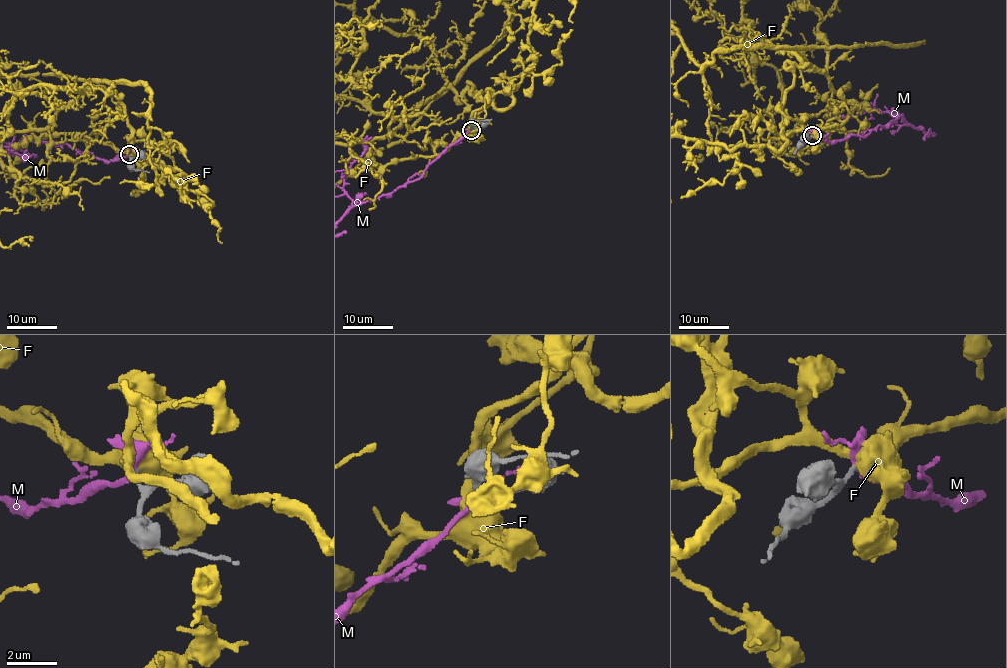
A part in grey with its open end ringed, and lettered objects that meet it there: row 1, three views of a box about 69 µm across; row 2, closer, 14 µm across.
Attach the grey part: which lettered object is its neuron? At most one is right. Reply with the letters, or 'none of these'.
F

